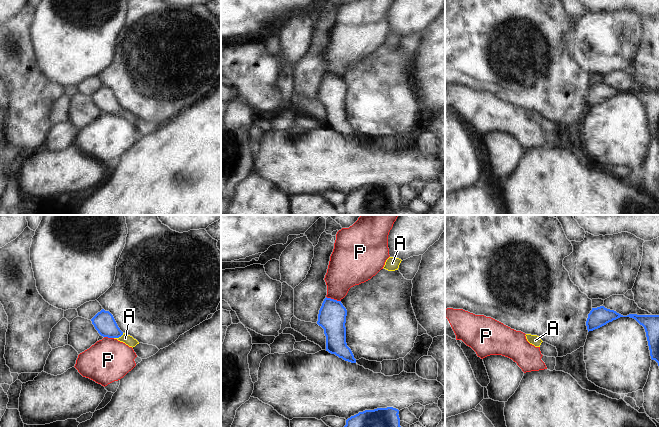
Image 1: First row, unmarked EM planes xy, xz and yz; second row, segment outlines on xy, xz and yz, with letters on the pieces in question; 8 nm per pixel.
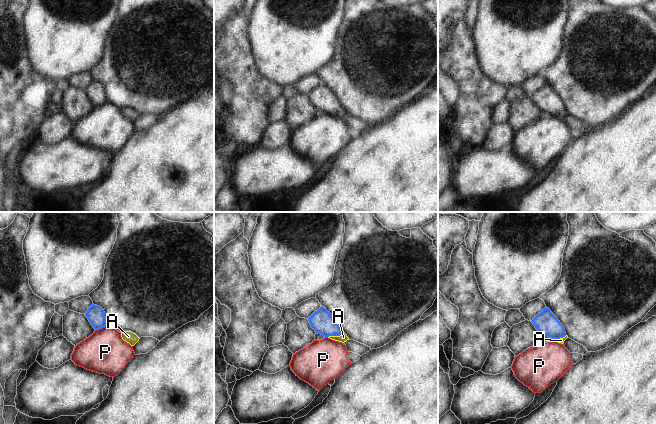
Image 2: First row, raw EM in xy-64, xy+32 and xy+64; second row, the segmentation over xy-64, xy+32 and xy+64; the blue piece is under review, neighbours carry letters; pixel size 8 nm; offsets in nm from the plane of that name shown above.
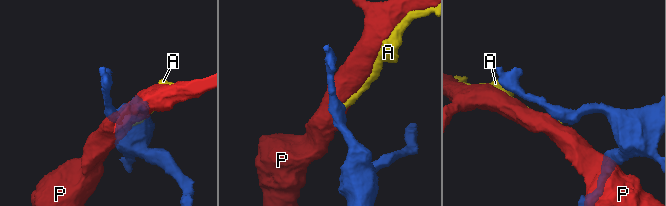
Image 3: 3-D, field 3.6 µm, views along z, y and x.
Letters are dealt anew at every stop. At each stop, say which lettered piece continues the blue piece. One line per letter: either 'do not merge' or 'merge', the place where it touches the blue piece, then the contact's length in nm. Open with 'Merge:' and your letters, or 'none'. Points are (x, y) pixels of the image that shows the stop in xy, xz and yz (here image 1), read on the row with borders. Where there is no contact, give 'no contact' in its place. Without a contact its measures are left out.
Merge: A
A: merge | xy (118, 337) | 90 nm
P: do not merge | xz (333, 299) | 130 nm

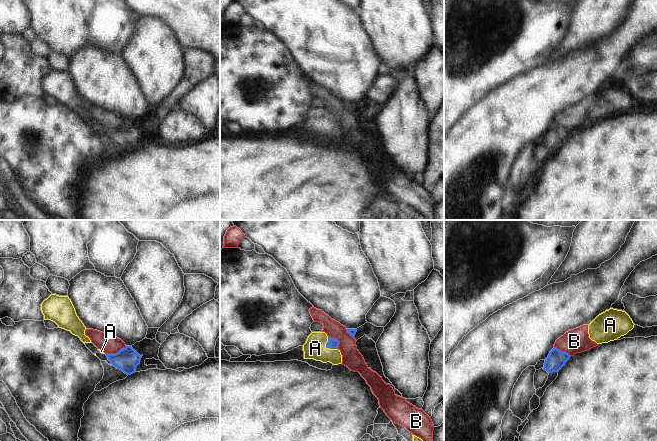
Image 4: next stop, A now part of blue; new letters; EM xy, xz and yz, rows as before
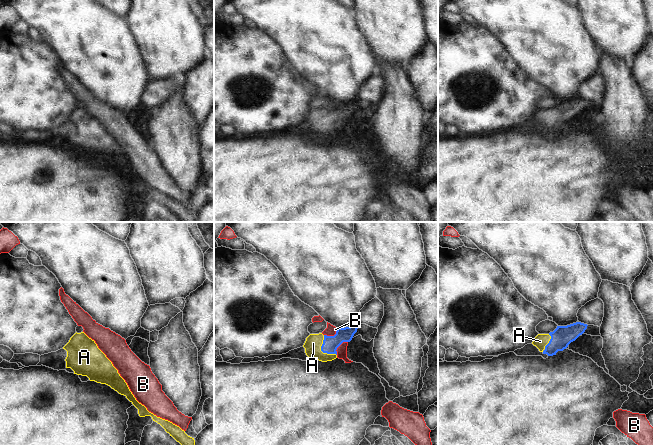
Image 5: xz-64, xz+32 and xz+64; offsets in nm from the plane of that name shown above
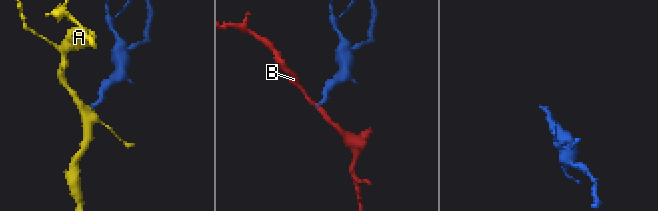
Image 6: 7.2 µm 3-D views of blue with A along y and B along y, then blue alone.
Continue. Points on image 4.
Merge: A
A: merge | xz (327, 347) | 120 nm
B: do not merge | xy (116, 353) | 180 nm

